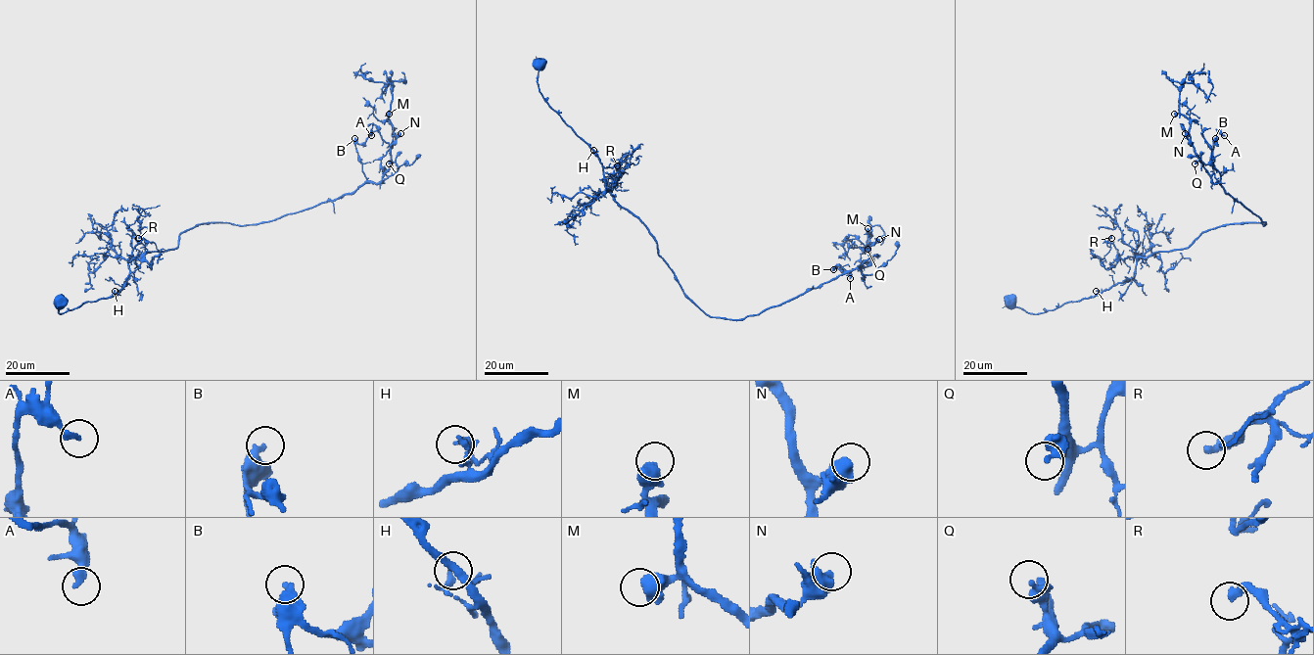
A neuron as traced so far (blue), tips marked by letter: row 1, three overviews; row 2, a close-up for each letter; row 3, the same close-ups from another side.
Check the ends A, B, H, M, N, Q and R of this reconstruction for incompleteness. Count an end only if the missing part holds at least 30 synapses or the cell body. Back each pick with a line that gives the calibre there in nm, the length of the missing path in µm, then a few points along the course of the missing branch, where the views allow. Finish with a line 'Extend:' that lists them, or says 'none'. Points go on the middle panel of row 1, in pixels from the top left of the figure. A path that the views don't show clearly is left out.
B: 360 nm | 15 µm
Extend: B

